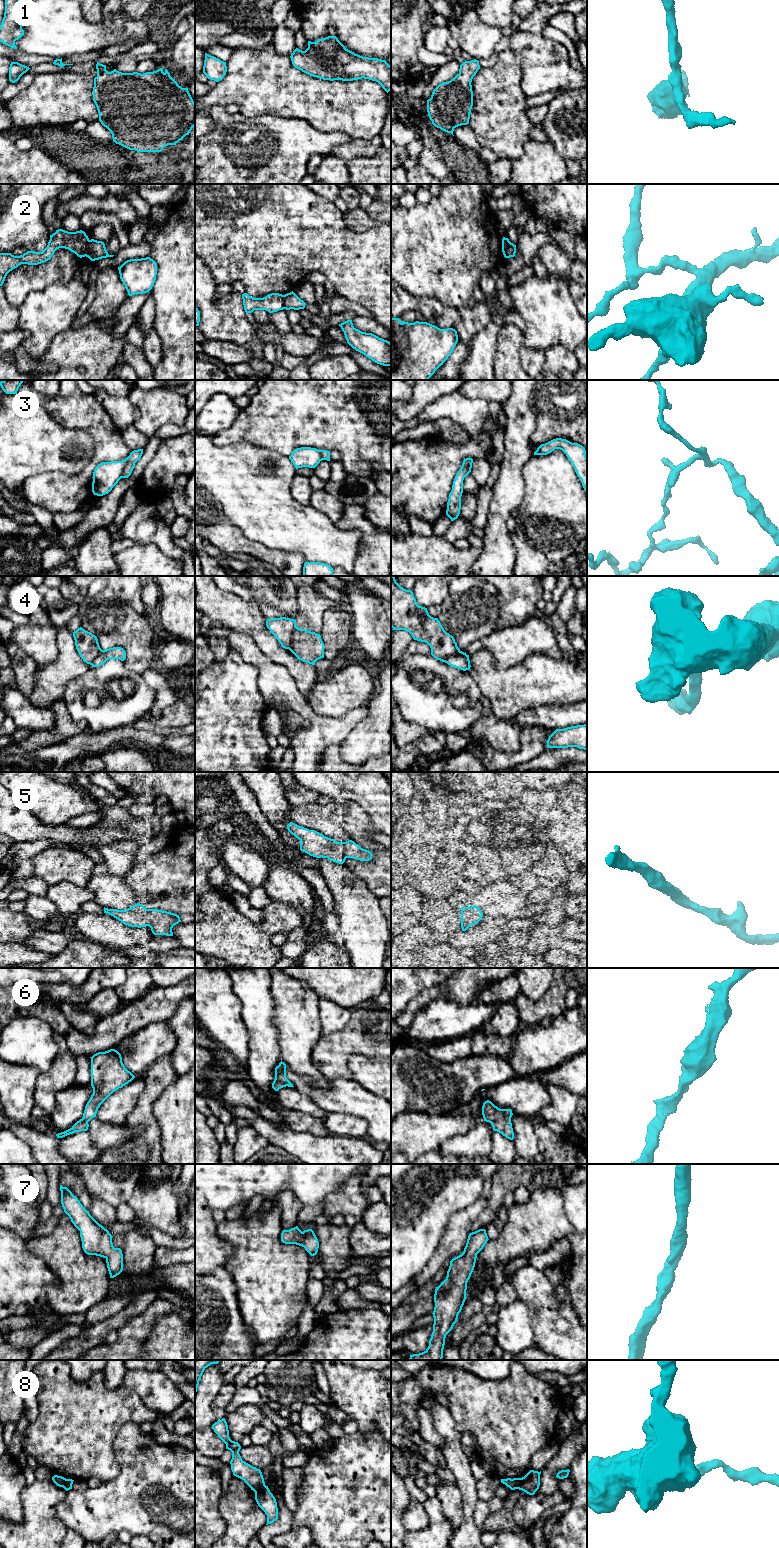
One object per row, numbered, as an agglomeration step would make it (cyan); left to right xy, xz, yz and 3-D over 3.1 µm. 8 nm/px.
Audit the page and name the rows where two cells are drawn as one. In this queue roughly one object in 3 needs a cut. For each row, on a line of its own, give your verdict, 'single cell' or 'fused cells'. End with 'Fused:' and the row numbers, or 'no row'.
1: single cell
2: fused cells
3: fused cells
4: fused cells
5: single cell
6: single cell
7: single cell
8: fused cells
Fused: 2, 3, 4, 8

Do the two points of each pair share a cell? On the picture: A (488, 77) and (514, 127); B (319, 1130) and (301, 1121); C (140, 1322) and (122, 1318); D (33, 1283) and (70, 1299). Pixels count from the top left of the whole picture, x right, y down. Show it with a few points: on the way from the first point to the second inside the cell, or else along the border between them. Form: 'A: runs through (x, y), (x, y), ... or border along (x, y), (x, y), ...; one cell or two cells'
A: runs through (494, 89), (497, 94), (499, 112), (502, 115); one cell
B: runs through (315, 1126), (305, 1123); one cell
C: border along (148, 1306), (139, 1315), (131, 1318), (118, 1331); two cells
D: border along (47, 1267), (59, 1285), (49, 1291), (46, 1306); two cells

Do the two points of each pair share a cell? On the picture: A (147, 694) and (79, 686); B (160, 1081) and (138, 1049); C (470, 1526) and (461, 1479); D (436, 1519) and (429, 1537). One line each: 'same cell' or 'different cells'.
A: same cell
B: different cells
C: same cell
D: same cell

